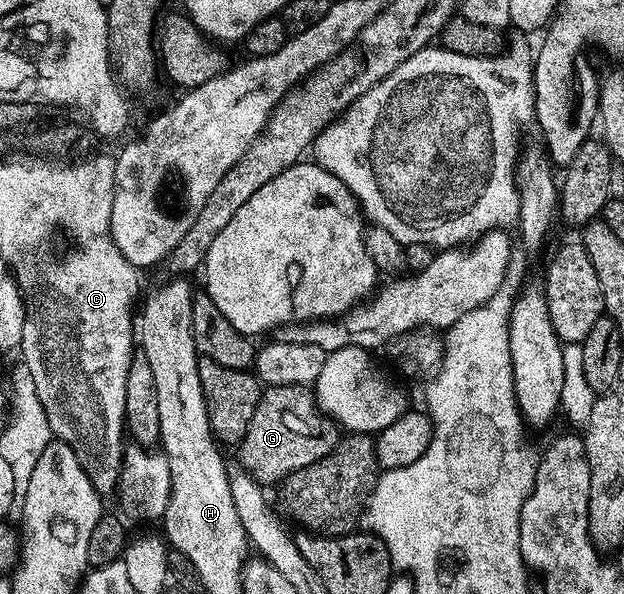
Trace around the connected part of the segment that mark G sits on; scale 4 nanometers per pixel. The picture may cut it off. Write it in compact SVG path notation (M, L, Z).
M308 386L264 387L259 393L253 422L245 430L245 438L237 445L237 463L262 486L278 485L305 466L313 466L339 447L341 429L326 416Z

